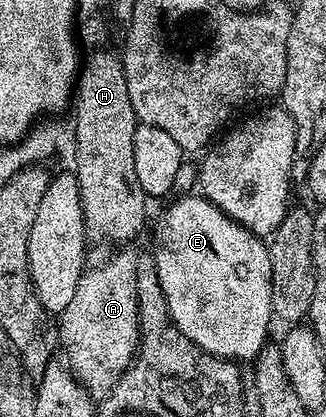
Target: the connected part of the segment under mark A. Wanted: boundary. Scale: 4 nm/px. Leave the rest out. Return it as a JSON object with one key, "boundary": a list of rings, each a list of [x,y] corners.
{"boundary":[[[132,251],[131,253],[118,253],[115,257],[107,259],[103,265],[98,265],[87,268],[83,272],[80,283],[76,287],[76,295],[72,295],[72,301],[68,304],[68,307],[60,314],[60,345],[64,350],[66,348],[66,357],[64,356],[65,364],[70,366],[71,373],[77,377],[79,383],[86,388],[86,392],[90,394],[91,398],[101,399],[108,396],[114,389],[114,385],[125,375],[126,370],[134,364],[134,358],[138,352],[138,342],[140,340],[140,334],[138,331],[138,304],[136,303],[136,259],[138,253]]]}

